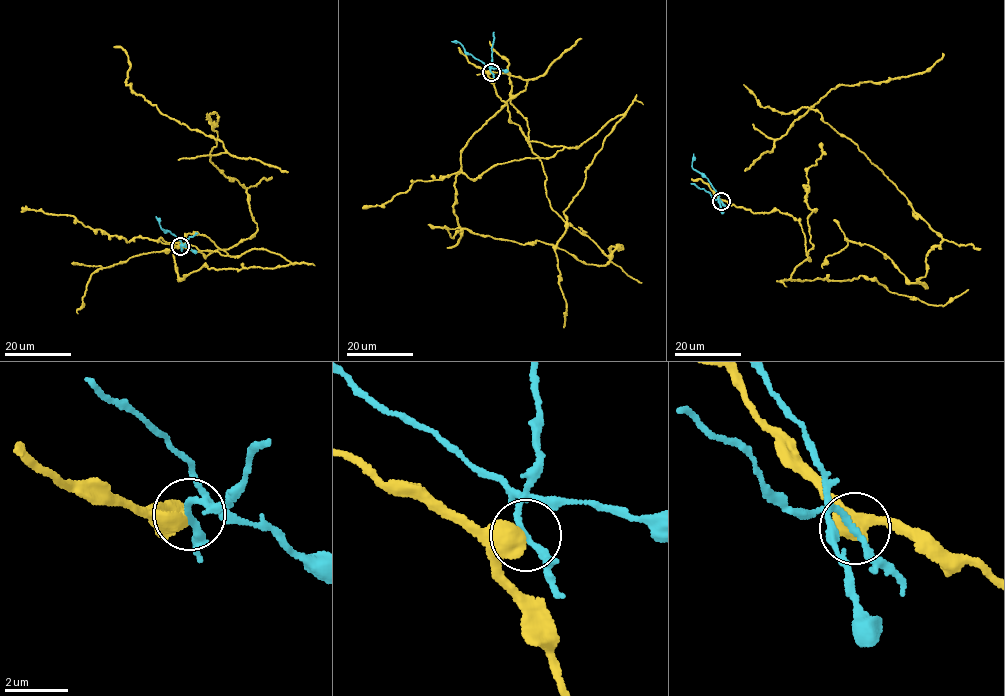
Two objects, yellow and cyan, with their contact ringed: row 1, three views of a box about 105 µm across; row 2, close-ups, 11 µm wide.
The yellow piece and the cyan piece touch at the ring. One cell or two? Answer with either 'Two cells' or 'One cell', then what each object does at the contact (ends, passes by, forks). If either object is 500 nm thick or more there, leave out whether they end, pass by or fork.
Two cells

